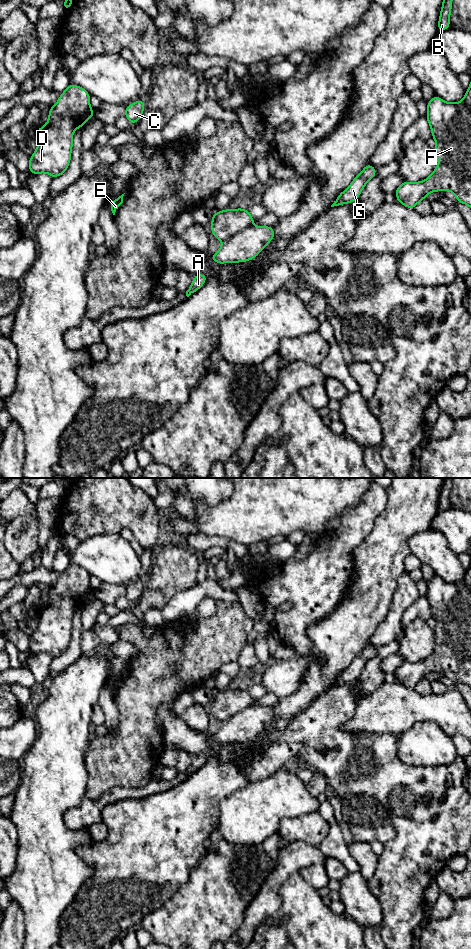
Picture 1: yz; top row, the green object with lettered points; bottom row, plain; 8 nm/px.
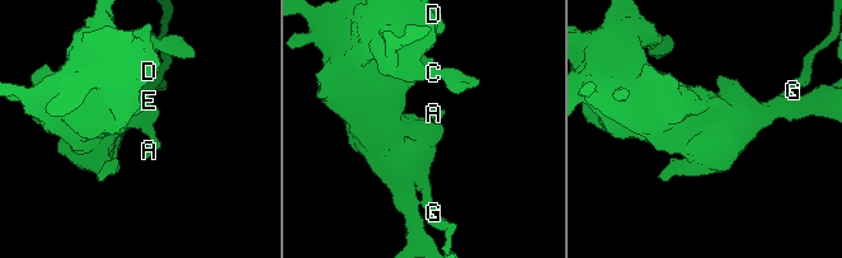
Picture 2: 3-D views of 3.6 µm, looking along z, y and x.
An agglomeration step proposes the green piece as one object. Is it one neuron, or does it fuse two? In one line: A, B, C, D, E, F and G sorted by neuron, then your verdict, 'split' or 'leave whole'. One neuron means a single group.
A B G / C D E F | split

